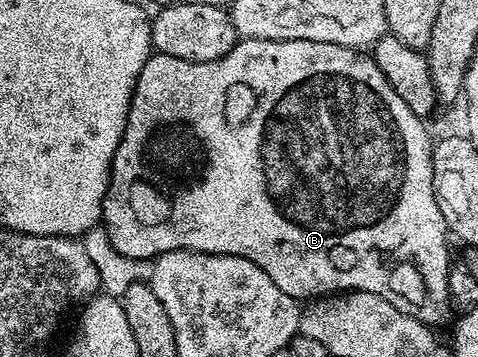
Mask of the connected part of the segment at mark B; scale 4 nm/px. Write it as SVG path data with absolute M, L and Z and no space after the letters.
M241 39L232 47L230 54L226 54L217 60L210 62L190 62L182 58L173 56L161 56L153 54L149 56L146 66L142 66L142 74L138 74L136 89L132 92L132 101L128 107L128 117L122 138L118 142L118 150L112 159L112 173L108 176L108 195L104 198L104 215L102 217L102 227L112 228L112 241L120 253L128 252L130 258L155 258L163 252L173 252L174 250L190 250L191 252L209 252L210 254L222 254L223 256L245 256L250 262L254 262L263 272L270 274L274 286L282 290L282 294L290 294L297 302L307 302L313 298L330 296L342 292L373 292L381 296L390 306L402 310L402 314L410 314L410 318L421 320L429 326L437 326L448 316L448 274L450 263L448 264L448 240L450 233L446 222L443 220L438 202L435 198L434 172L431 170L433 138L428 137L428 132L424 129L425 121L394 94L394 86L386 82L386 74L378 70L375 59L363 51L338 46L330 42L310 42L309 40L246 40Z

